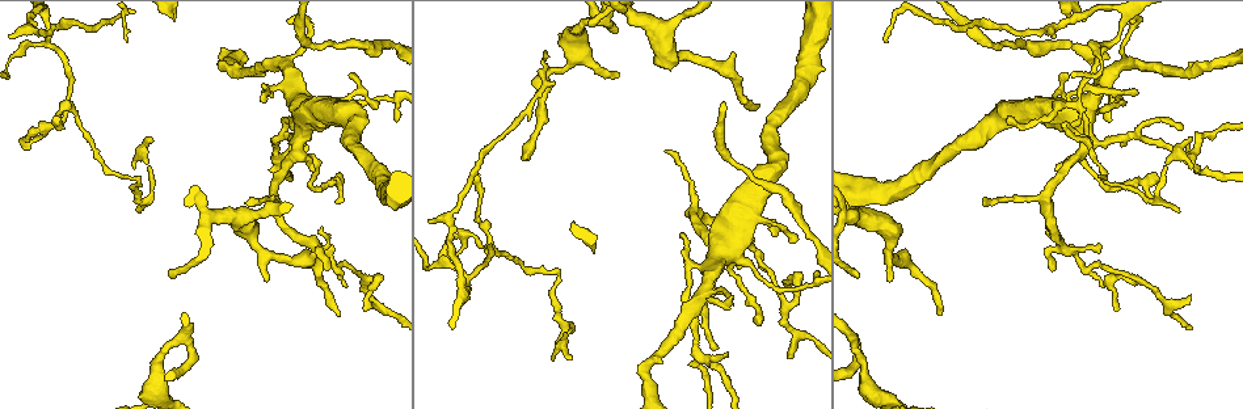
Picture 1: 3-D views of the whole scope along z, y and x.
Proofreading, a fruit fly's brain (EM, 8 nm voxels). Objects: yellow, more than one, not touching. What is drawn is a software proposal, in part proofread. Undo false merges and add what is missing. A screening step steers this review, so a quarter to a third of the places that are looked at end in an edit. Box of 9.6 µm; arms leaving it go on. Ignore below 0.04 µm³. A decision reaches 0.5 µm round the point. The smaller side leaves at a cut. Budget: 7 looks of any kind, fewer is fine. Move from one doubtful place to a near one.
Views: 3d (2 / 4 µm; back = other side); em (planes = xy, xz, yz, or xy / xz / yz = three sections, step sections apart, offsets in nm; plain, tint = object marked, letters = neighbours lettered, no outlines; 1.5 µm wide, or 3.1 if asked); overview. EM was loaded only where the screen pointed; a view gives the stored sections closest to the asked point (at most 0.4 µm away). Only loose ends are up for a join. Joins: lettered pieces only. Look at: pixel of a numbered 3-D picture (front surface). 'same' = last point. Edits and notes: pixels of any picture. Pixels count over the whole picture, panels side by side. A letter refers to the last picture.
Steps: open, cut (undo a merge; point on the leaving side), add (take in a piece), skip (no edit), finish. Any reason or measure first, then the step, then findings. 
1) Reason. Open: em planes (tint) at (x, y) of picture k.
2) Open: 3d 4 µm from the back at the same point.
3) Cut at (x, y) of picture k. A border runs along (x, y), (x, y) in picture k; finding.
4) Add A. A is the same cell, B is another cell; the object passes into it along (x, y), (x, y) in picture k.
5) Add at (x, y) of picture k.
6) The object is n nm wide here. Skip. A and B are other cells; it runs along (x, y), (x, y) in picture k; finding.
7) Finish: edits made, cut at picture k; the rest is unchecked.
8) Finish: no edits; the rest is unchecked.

A fork. Open: 3d 2 µm at (1073, 106) of picture 1.

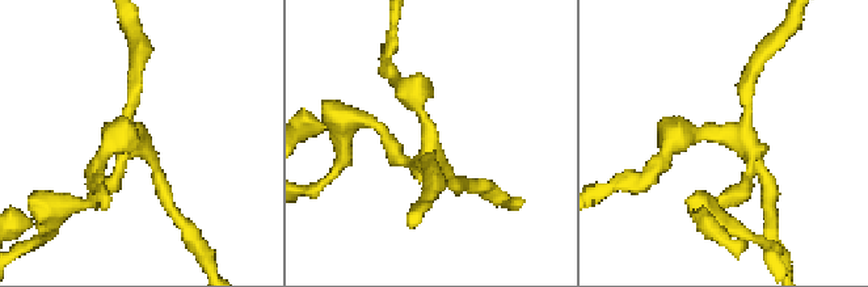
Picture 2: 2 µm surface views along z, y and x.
Open: em planes (letters) at (729, 139) of picture 2.

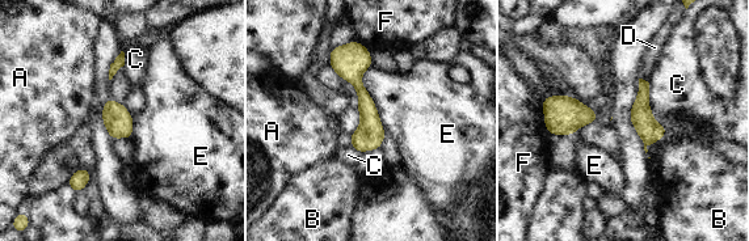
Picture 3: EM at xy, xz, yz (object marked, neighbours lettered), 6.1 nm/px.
Skip. A, B, C, D, E and F are other cells; a border runs along (373, 64), (361, 81), (387, 135) in picture 3; all the same neuron.

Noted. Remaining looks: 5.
Sharp bend. Open: em xy step 4 (tint) at (557, 269) of picture 1.

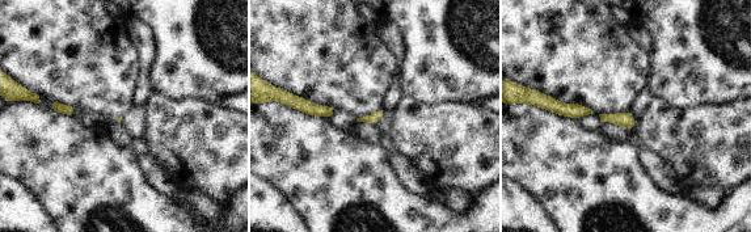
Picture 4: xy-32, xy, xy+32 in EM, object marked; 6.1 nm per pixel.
Open: em yz step 4 (letters) at the same point.

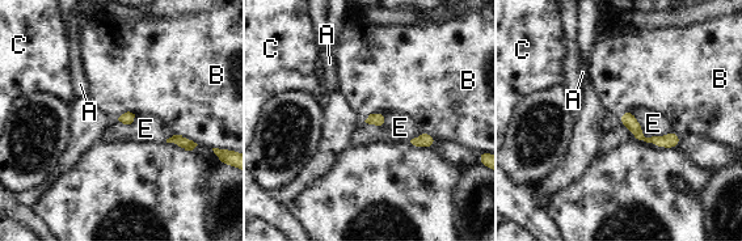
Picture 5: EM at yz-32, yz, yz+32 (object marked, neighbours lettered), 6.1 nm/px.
Skip. A, B, C and E are other cells; it runs along (624, 115), (645, 139), (675, 144) in picture 5; all the same neuron.

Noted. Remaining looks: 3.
Tapers out. Open: em planes (letters) at (1100, 246) of picture 1.

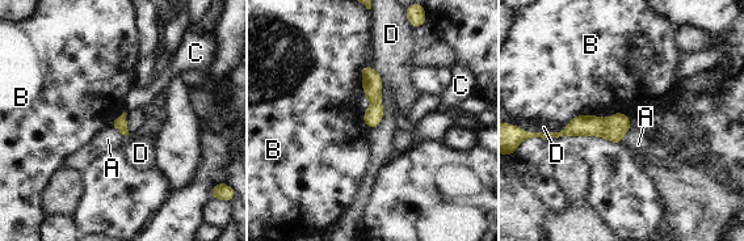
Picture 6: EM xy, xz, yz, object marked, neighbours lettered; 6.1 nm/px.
Skip. A, B, C and D are other cells; a border runs along (368, 63), (361, 68), (361, 89) in picture 6; no lettered piece goes on from it.

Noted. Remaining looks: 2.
Finish: no edits; the rest is unchecked.

